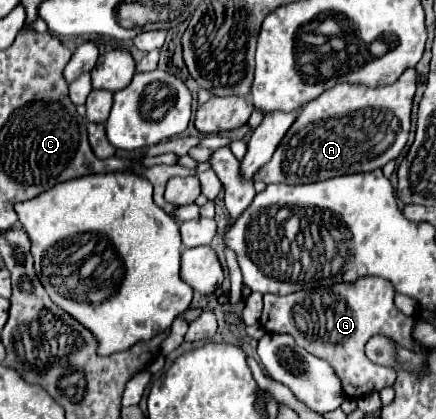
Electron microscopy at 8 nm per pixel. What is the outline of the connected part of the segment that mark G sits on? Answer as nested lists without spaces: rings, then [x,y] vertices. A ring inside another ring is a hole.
[[[373,276],[361,278],[353,284],[335,284],[323,290],[301,290],[287,296],[265,294],[265,306],[259,322],[267,332],[285,332],[295,338],[297,346],[327,360],[341,378],[343,392],[349,398],[359,398],[371,390],[393,386],[397,377],[393,369],[373,364],[365,358],[363,346],[371,336],[383,334],[407,348],[413,346],[411,316],[405,316],[395,308],[393,296],[393,286],[383,278]]]

